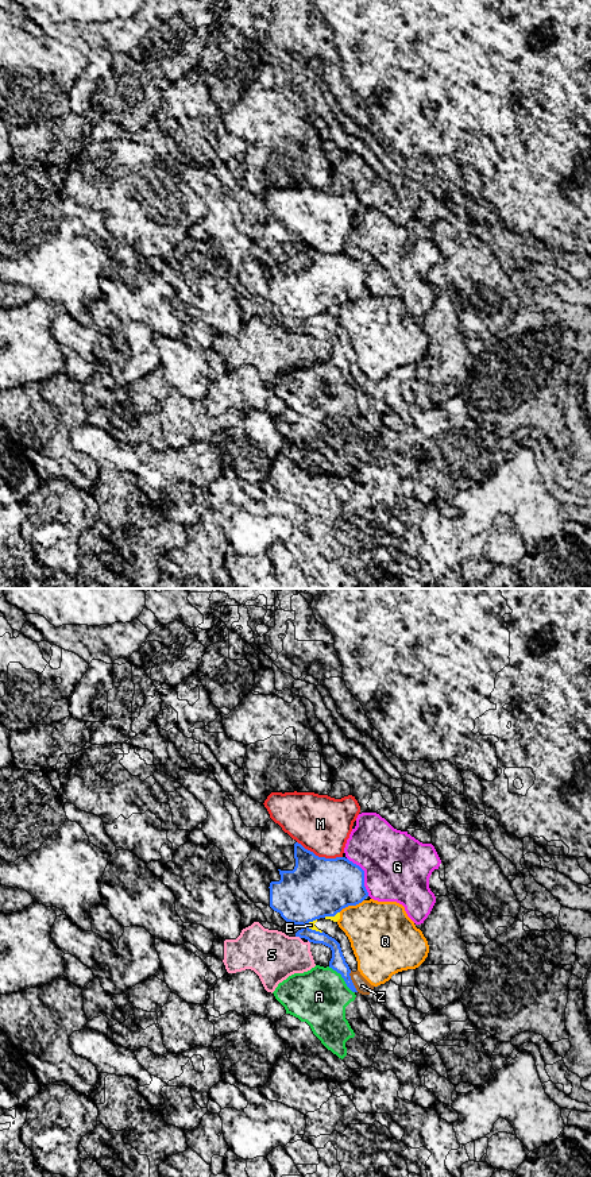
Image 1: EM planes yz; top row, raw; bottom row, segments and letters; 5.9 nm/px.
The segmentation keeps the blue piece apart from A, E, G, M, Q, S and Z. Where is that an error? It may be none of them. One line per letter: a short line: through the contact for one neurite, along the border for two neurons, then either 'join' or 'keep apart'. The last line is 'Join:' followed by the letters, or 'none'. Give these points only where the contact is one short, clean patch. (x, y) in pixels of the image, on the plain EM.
A: line yz (328, 362), (335, 365), (354, 388); keep apart
E: keep apart
G: keep apart
M: keep apart
Q: keep apart
S: line yz (296, 331), (300, 334); keep apart
Z: join
Join: Z

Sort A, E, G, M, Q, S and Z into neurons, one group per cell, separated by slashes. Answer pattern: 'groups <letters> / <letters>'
groups A / E Q / G / M / S / Z

